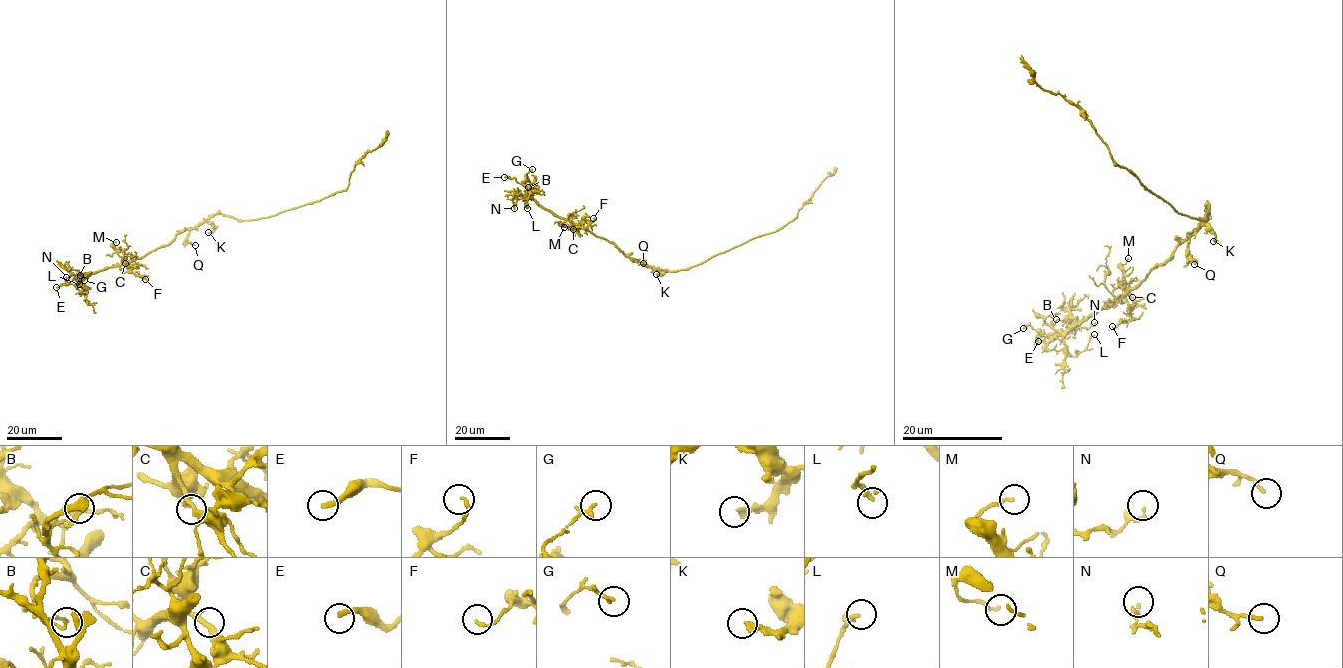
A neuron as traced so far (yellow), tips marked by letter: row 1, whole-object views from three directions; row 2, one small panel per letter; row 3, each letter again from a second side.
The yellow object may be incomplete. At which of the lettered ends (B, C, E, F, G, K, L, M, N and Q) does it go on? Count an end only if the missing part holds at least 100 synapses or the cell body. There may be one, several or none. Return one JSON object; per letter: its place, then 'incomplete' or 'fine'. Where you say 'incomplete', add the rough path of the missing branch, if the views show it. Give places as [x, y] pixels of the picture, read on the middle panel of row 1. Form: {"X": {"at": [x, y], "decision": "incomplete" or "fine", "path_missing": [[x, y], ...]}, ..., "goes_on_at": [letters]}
{"B": {"at": [528, 187], "decision": "fine"}, "C": {"at": [573, 229], "decision": "fine"}, "E": {"at": [504, 177], "decision": "incomplete"}, "F": {"at": [593, 218], "decision": "fine"}, "G": {"at": [532, 169], "decision": "fine"}, "K": {"at": [656, 274], "decision": "fine"}, "L": {"at": [527, 208], "decision": "fine"}, "M": {"at": [564, 227], "decision": "fine"}, "N": {"at": [514, 208], "decision": "fine"}, "Q": {"at": [643, 263], "decision": "fine"}, "goes_on_at": ["E"]}

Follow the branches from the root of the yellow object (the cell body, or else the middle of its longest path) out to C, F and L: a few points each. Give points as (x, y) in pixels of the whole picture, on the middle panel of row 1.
C: (678, 270), (658, 271), (646, 267), (631, 260), (612, 243), (572, 222), (573, 229)
F: (678, 270), (658, 271), (631, 260), (612, 243), (578, 227), (585, 228), (593, 218)
L: (678, 270), (658, 271), (631, 260), (612, 243), (543, 208), (530, 191), (527, 208)

